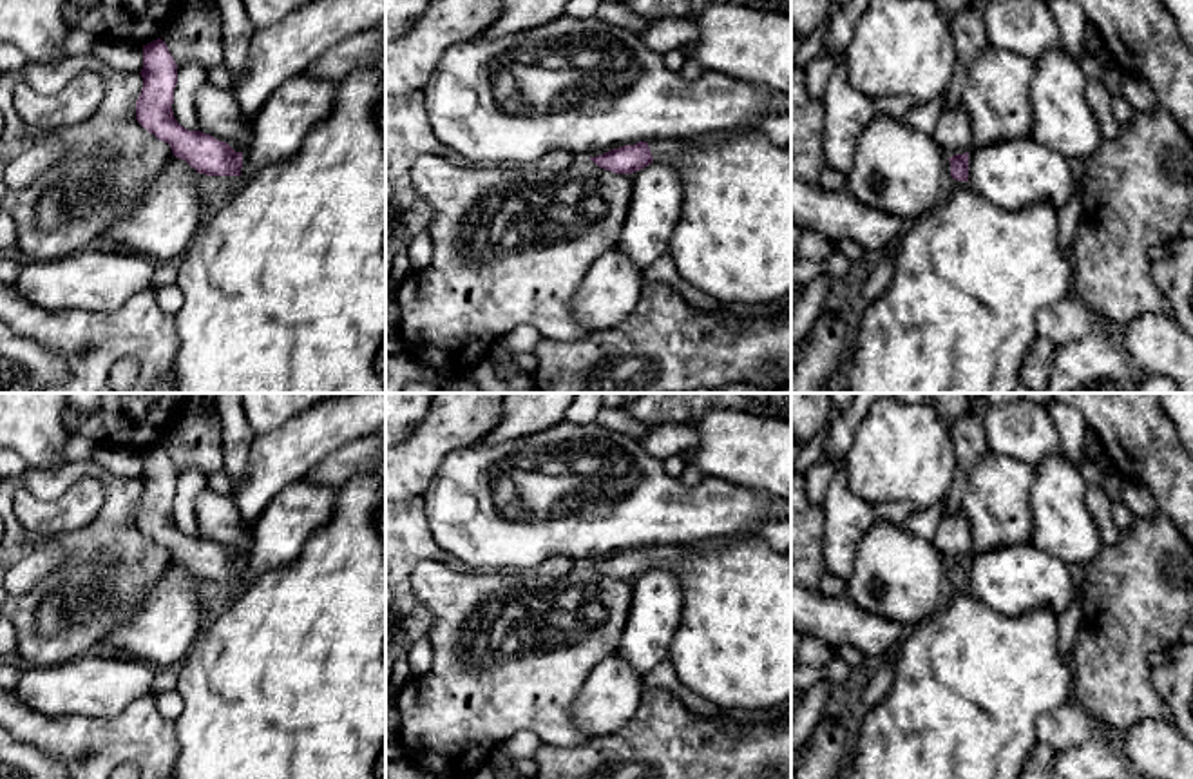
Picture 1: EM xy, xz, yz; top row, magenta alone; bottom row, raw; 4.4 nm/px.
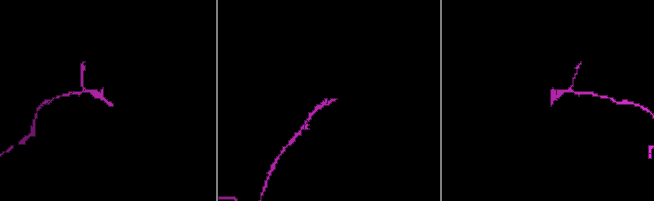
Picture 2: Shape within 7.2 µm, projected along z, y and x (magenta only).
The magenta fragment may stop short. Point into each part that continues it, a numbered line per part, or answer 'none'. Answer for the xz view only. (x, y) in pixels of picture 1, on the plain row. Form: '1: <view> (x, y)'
1: xz (734, 645)

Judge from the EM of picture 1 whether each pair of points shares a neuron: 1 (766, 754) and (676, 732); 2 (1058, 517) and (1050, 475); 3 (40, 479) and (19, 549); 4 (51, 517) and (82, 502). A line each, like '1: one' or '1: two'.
1: one
2: one
3: one
4: one

